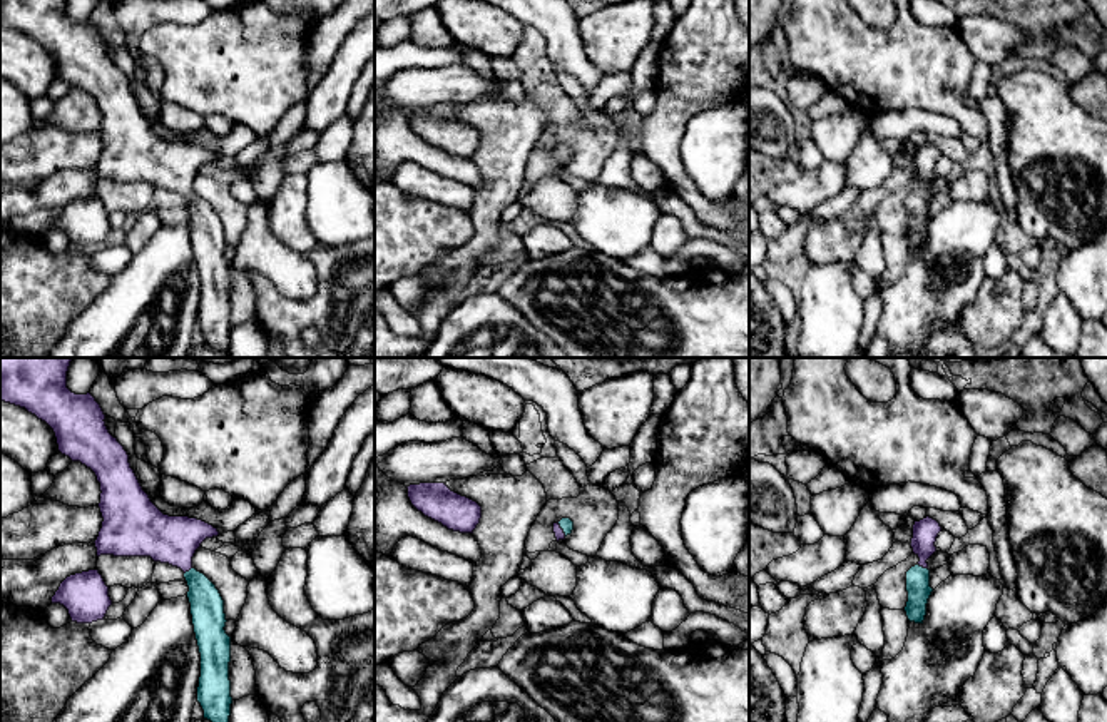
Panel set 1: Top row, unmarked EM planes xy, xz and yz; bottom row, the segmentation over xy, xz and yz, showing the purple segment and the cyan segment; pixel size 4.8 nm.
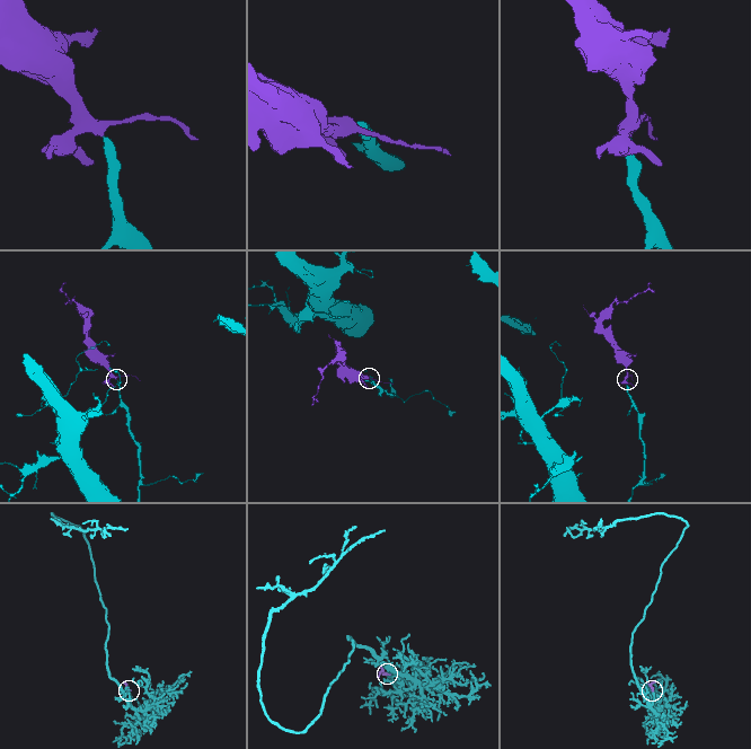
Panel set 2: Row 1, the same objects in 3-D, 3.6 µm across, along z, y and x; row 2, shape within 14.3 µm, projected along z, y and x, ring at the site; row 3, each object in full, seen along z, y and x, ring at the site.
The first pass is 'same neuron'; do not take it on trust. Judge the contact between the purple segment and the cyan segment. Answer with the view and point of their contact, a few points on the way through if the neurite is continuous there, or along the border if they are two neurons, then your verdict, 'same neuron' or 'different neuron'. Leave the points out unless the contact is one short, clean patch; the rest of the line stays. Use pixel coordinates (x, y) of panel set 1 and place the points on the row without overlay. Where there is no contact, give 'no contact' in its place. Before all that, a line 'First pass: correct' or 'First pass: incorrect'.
First pass: correct
meets purple in yz at (923, 193); runs through yz (925, 157), (923, 193), (918, 201), (918, 214); same neuron

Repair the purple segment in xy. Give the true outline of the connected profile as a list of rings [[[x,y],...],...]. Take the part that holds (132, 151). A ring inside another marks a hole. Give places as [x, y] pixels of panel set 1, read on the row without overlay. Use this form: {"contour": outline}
{"contour": [[[0,0],[0,27],[25,33],[45,47],[55,58],[59,77],[72,87],[90,94],[100,109],[102,154],[95,169],[97,182],[150,182],[154,187],[169,189],[184,197],[189,217],[194,259],[201,279],[201,303],[197,328],[204,344],[217,353],[229,353],[231,341],[231,262],[226,259],[224,226],[216,211],[192,192],[192,182],[206,164],[217,162],[212,150],[189,142],[164,140],[142,115],[129,80],[105,52],[105,40],[95,23],[75,20],[67,13],[67,0]]]}

